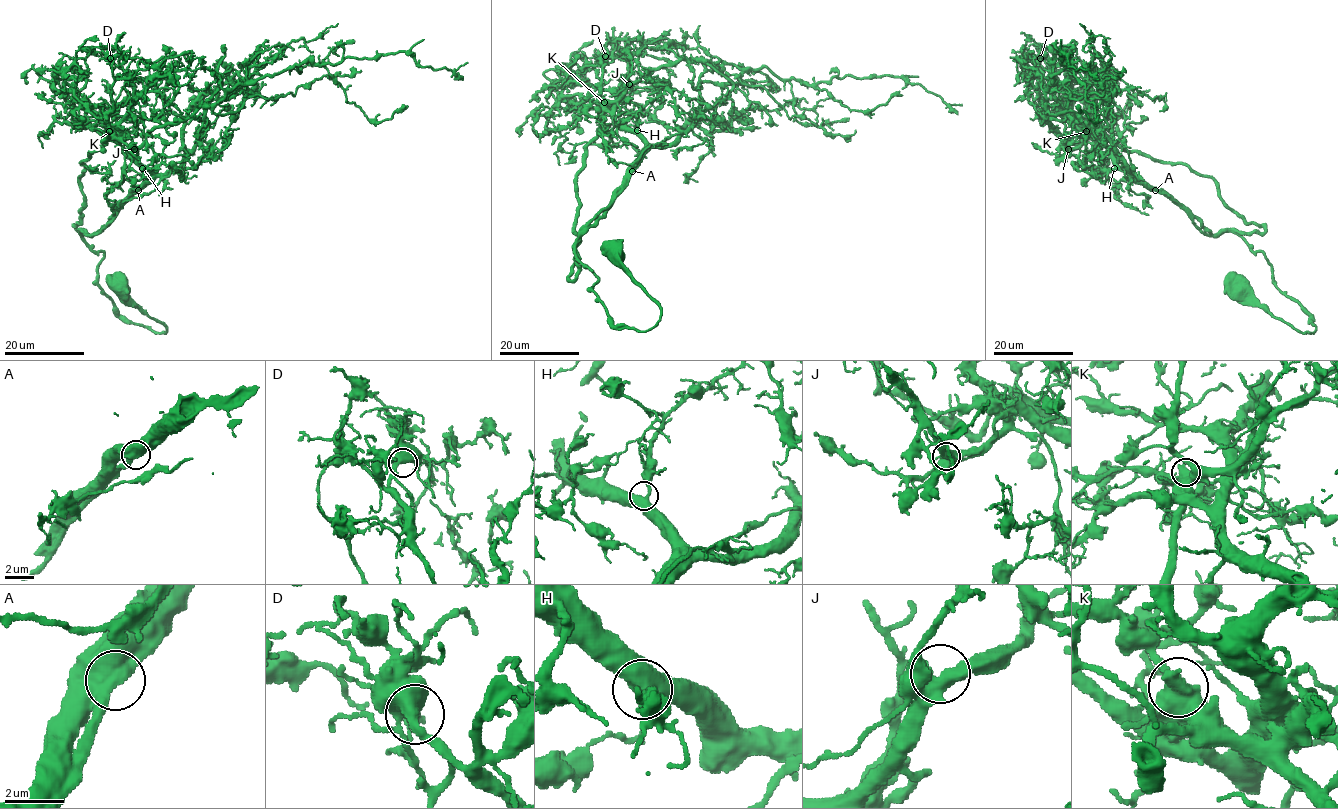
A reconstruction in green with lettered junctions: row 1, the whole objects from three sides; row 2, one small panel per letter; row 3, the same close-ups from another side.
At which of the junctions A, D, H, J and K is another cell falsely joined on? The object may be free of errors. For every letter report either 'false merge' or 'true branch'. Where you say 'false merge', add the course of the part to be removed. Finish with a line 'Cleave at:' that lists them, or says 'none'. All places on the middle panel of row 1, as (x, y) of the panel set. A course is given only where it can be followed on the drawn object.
A: true branch
D: true branch
H: true branch
J: true branch
K: true branch
Cleave at: none

